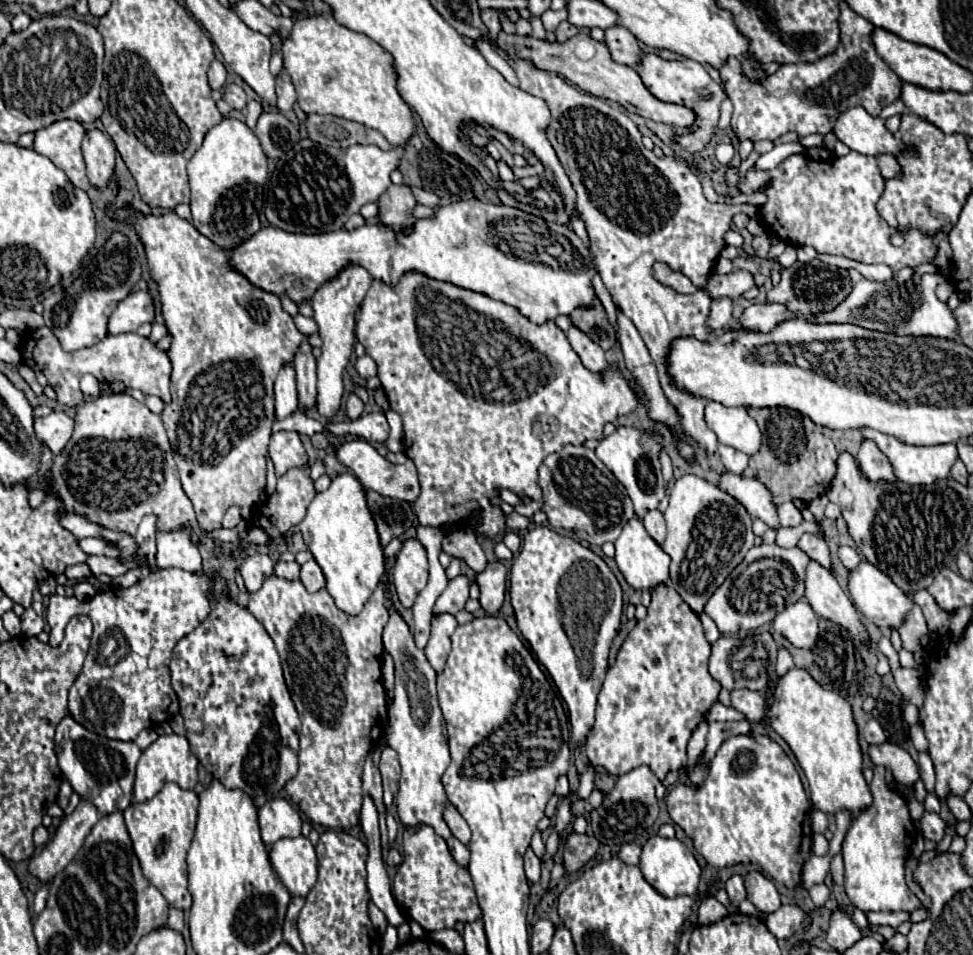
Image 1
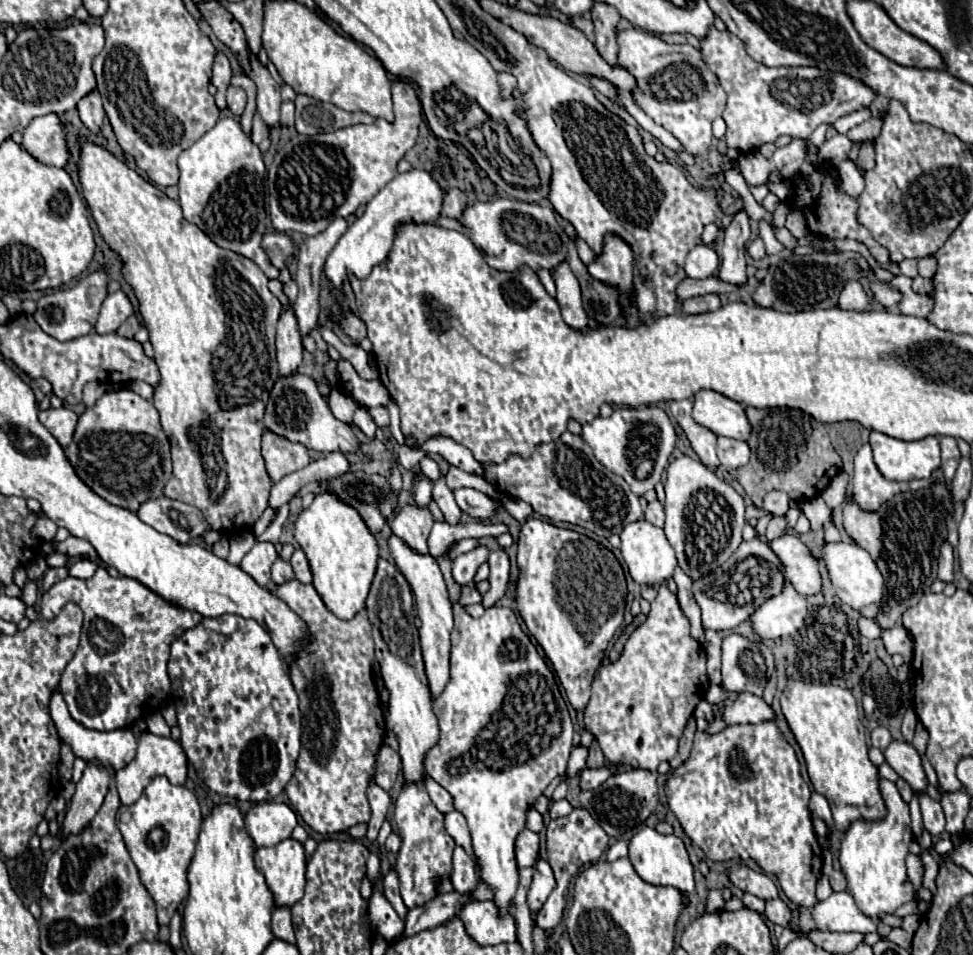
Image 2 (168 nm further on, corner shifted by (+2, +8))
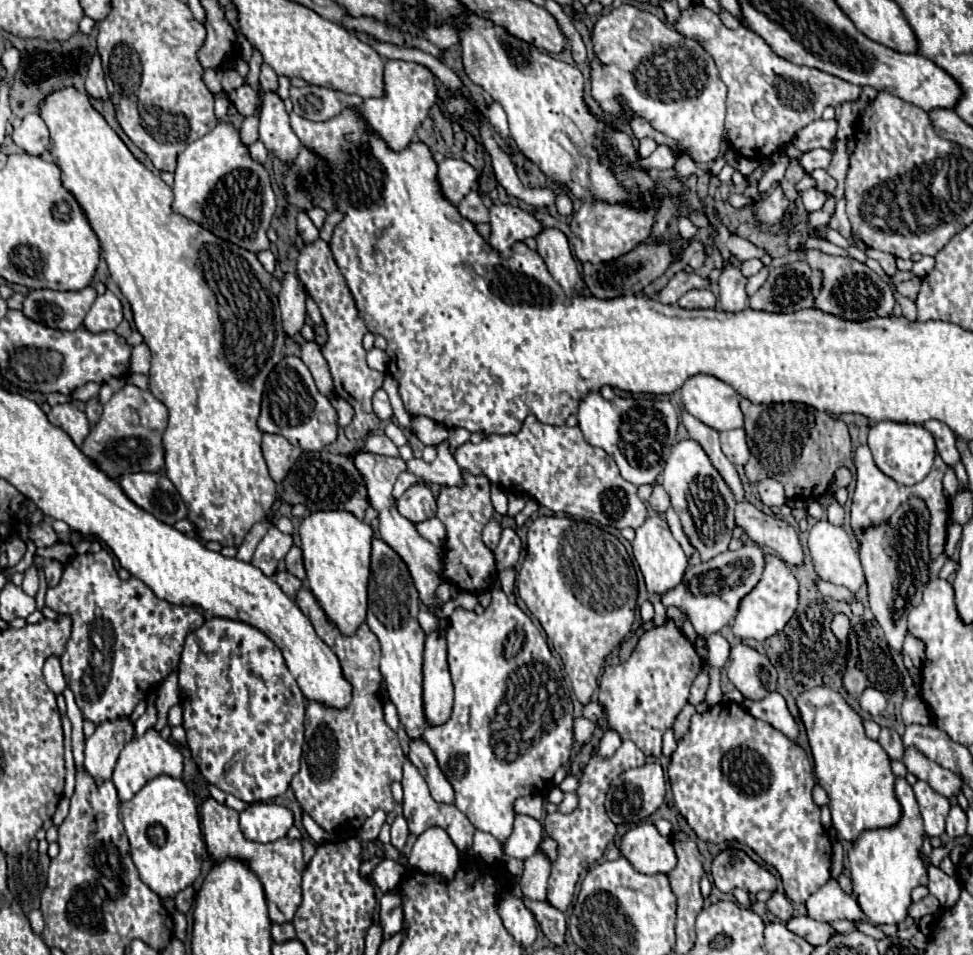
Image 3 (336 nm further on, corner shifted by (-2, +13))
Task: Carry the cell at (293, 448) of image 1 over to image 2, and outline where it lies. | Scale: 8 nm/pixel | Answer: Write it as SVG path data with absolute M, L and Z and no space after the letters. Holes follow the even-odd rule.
M272 431L262 435L262 457L266 461L266 471L272 481L282 479L288 473L300 471L310 463L310 453L300 443L290 443Z

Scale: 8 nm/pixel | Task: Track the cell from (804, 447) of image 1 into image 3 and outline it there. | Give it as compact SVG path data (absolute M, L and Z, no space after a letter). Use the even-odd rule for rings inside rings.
M742 398L740 408L746 418L744 430L748 436L750 452L764 466L768 478L774 478L784 484L788 498L800 496L800 478L802 478L802 498L816 496L816 492L818 496L822 496L828 490L830 474L834 476L834 472L840 466L852 468L852 446L844 422L838 422L830 416L820 422L820 418L814 416L816 410L810 410L806 404L764 406L764 404L752 404L750 400Z

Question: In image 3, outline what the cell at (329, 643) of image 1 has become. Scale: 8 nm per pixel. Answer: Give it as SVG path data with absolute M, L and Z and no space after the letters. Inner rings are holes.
M302 586L296 594L296 604L298 608L310 618L316 634L330 646L330 650L338 656L340 666L342 666L342 674L344 678L352 684L352 702L342 708L342 710L334 710L330 706L322 706L322 702L310 702L306 704L306 722L304 722L304 754L300 760L300 772L292 778L290 786L296 794L296 800L300 802L300 808L314 818L314 822L328 830L328 832L342 832L342 834L354 834L356 830L362 828L362 822L366 822L366 818L370 818L370 814L374 814L378 808L382 808L384 812L390 812L394 808L394 798L390 792L390 784L394 780L402 778L402 764L404 764L404 754L398 742L398 734L384 722L384 712L382 712L382 702L378 700L378 690L380 690L380 682L382 682L382 674L380 674L380 642L376 638L376 634L368 628L368 624L360 624L358 630L350 636L344 636L338 626L334 622L328 620L328 616L324 614L324 610L320 608L318 600L314 598L314 594L310 592L310 588Z

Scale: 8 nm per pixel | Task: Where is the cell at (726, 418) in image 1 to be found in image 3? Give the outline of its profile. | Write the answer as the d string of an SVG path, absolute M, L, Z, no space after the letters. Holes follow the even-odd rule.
M698 374L682 386L684 408L714 430L744 428L744 414L740 410L740 394L726 382Z

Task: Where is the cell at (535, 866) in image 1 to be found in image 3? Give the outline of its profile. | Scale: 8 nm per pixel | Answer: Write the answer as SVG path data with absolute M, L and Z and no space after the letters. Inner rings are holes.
M518 814L514 820L514 832L508 838L508 842L502 846L502 850L512 858L526 860L540 848L542 838L544 838L542 824L530 816Z

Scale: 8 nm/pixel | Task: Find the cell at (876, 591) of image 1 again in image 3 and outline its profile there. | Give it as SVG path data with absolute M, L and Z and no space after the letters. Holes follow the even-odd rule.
M826 518L818 520L814 524L814 528L810 530L808 548L810 548L810 556L814 560L816 572L818 572L818 576L822 580L832 582L836 586L844 586L844 588L848 588L852 592L858 592L866 584L866 578L864 578L864 572L862 572L862 564L860 564L858 552L852 548L852 540L850 540L850 536L846 534L844 528L830 524Z

